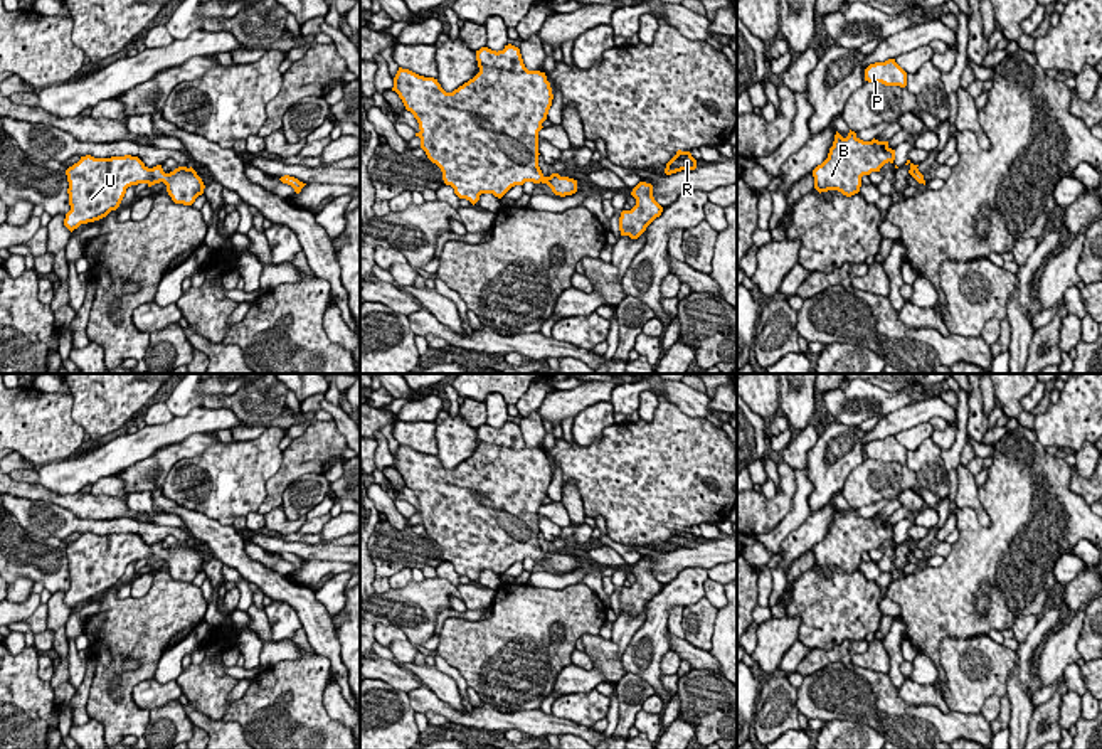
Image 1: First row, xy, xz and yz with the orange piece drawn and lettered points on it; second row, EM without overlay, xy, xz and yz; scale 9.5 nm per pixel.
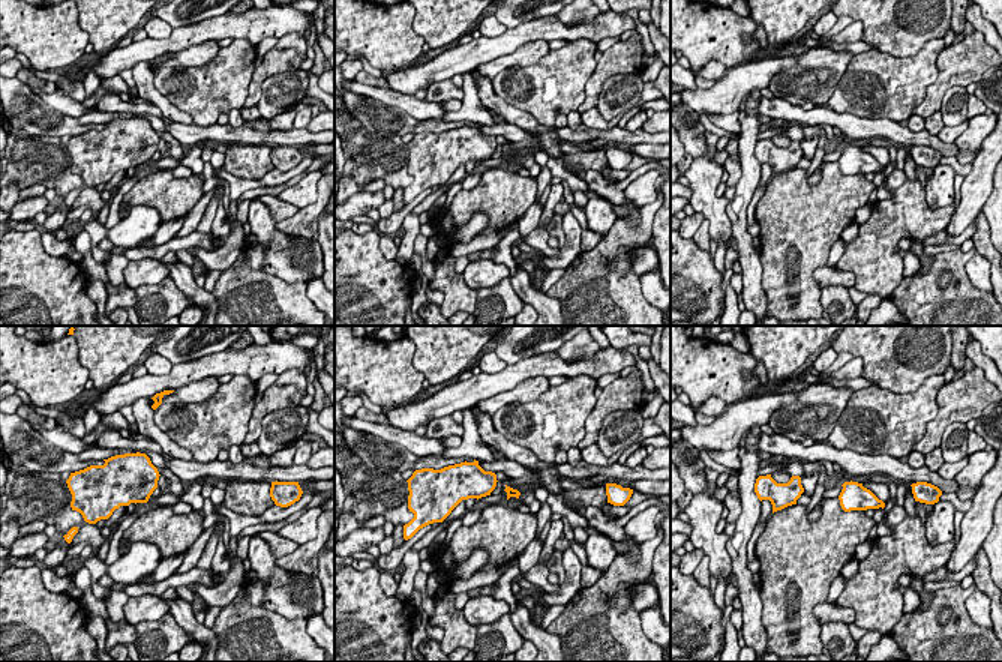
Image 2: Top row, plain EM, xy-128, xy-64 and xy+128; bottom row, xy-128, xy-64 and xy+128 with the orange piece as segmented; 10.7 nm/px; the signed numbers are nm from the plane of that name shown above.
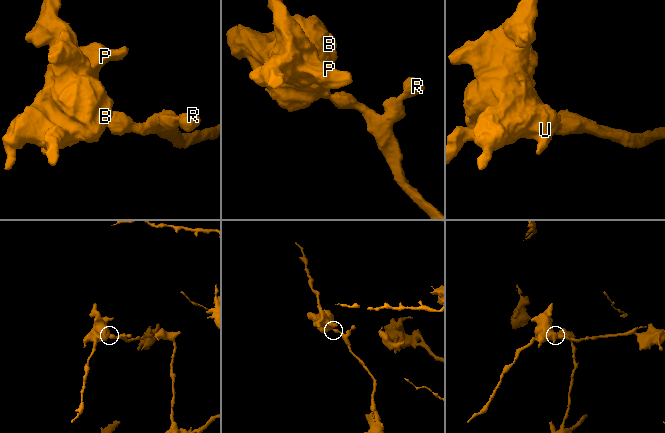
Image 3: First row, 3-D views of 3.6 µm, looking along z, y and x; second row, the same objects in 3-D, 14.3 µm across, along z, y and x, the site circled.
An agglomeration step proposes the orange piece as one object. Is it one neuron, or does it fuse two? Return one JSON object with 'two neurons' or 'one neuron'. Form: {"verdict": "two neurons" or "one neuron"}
{"verdict": "one neuron"}

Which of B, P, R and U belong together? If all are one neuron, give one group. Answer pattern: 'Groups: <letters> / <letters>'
Groups: B P R U

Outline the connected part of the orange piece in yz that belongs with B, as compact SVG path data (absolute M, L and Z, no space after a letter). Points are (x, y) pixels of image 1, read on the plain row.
M850 507L843 515L838 508L828 535L813 547L814 566L821 569L838 567L846 574L860 569L861 554L880 549L885 540L893 540L895 527L888 518L863 518Z

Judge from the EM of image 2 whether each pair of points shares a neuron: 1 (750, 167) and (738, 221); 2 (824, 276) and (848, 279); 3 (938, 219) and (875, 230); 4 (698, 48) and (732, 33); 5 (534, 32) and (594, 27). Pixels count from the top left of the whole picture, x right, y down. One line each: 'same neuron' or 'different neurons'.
1: same neuron
2: same neuron
3: same neuron
4: same neuron
5: same neuron

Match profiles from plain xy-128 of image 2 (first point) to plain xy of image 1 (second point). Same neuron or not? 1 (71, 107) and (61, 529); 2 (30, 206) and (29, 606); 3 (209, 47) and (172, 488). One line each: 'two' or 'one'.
1: two
2: one
3: two

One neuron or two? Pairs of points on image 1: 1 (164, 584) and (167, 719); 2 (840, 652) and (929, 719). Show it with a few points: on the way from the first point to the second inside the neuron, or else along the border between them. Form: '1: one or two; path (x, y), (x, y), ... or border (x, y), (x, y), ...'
1: two; border (150, 711), (150, 719), (143, 731)
2: two; border (850, 662), (826, 664), (811, 672)

